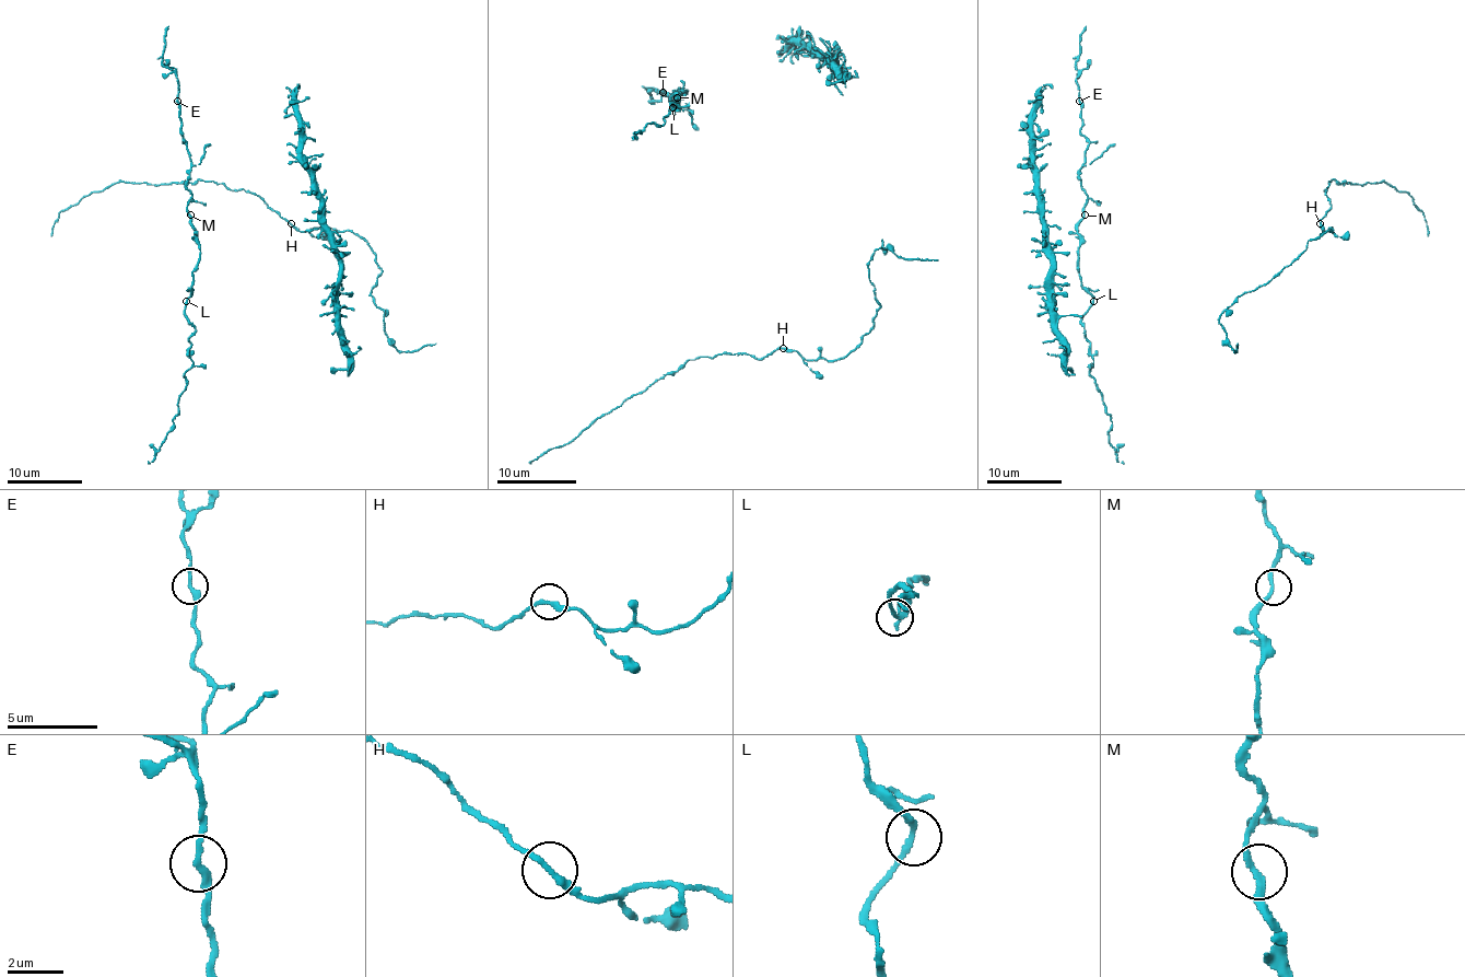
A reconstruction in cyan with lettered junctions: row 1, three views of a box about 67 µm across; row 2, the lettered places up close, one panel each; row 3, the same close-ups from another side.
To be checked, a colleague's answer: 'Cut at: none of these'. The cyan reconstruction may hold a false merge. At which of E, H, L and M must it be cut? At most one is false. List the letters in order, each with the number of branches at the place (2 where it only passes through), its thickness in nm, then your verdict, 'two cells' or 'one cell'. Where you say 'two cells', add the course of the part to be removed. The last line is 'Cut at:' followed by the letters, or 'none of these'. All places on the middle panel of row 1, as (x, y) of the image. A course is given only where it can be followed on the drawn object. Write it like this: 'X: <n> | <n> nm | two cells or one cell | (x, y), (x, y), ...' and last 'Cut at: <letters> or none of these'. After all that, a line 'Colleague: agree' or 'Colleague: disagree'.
E: 2 | 240 nm | one cell
H: 2 | 240 nm | one cell
L: 2 | 200 nm | one cell
M: 2 | 200 nm | one cell
Cut at: none of these
Colleague: agree

